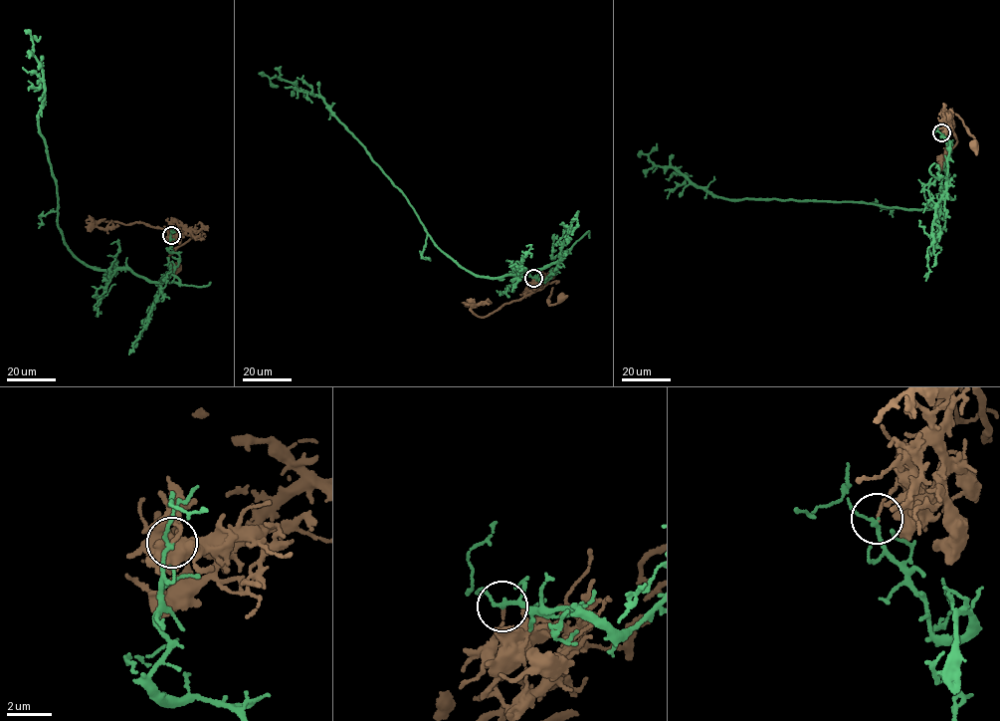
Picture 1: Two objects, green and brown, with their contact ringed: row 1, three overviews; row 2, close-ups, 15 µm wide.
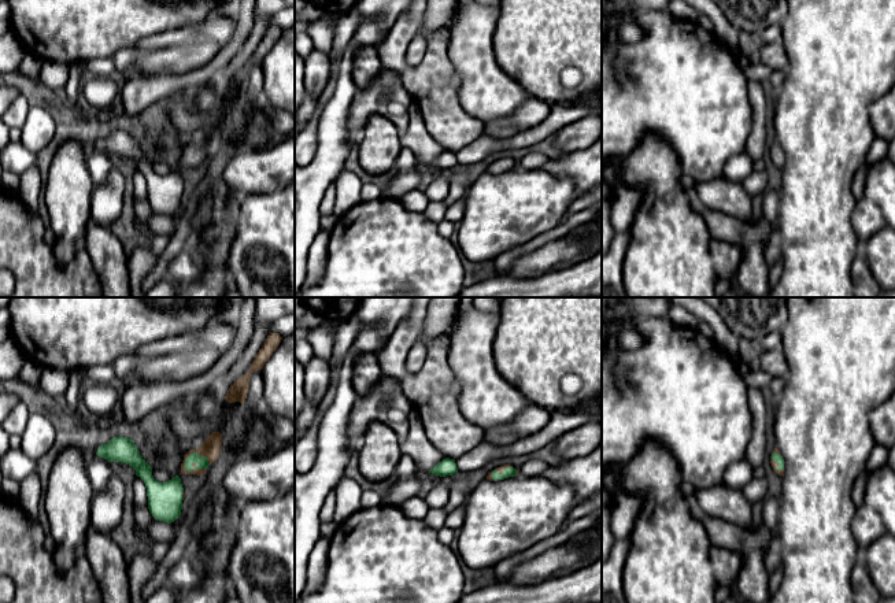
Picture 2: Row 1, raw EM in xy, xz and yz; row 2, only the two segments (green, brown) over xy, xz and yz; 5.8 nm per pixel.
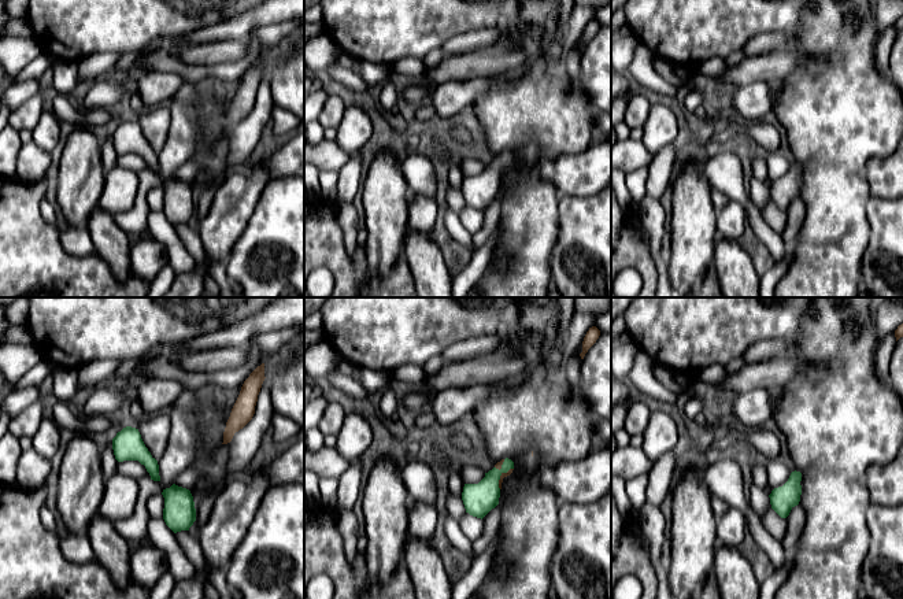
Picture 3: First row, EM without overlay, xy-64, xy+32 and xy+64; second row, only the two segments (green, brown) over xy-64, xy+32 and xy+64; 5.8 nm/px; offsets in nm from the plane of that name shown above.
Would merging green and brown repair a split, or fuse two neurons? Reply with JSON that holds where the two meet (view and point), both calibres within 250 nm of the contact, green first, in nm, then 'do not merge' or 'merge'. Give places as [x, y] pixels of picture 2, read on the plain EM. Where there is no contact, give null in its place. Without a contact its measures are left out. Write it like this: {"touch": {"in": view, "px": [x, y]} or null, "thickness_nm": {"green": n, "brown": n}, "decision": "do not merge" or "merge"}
{"touch": {"in": "xy", "px": [193, 145]}, "thickness_nm": {"green": 80, "brown": 110}, "decision": "do not merge"}

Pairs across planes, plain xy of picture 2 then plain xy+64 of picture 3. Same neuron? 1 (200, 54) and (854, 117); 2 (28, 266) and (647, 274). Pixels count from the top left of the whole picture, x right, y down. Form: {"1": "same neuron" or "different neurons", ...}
{"1": "different neurons", "2": "same neuron"}

